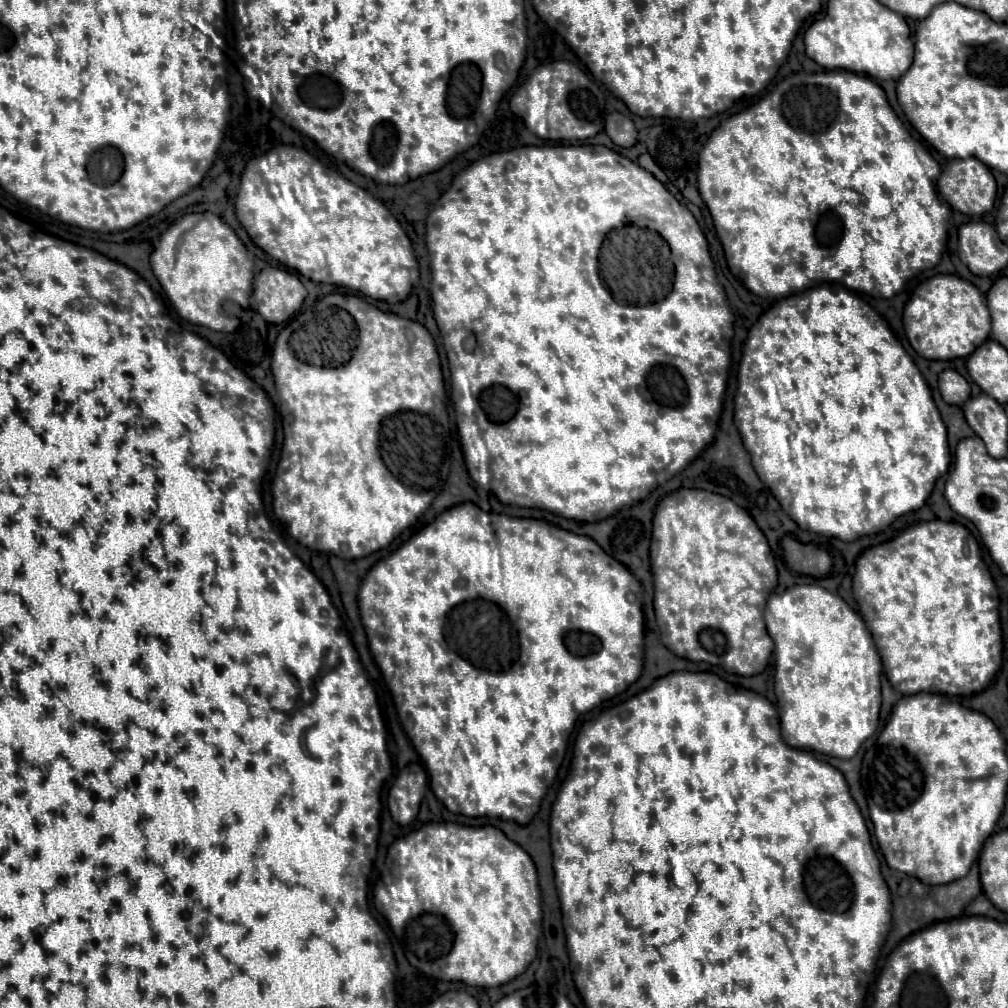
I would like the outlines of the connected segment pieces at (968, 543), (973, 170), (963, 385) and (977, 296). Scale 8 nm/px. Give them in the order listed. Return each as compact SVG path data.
M929 520L929 522L917 522L909 528L905 528L901 534L897 534L893 540L885 542L885 544L877 544L871 546L867 550L861 552L861 556L855 562L855 574L853 574L853 596L857 600L859 612L867 624L867 628L873 634L873 640L877 644L879 656L883 660L883 668L885 674L891 682L891 686L901 692L901 694L915 694L915 692L939 692L945 696L969 696L975 692L981 692L997 674L999 666L1001 666L1001 624L999 624L999 610L997 604L999 602L983 602L983 588L997 588L991 572L987 570L987 564L981 558L981 548L977 544L977 540L973 538L973 534L957 522L945 522L945 520Z
M975 158L949 160L947 168L941 172L941 176L937 180L937 190L939 190L941 198L951 204L951 208L955 208L967 216L981 216L981 214L989 212L995 204L995 194L997 194L997 186L995 186L995 178L993 178L991 170L981 160L975 160Z
M947 368L939 374L939 390L945 402L957 404L957 406L961 406L963 400L967 400L967 396L971 394L969 382L953 368Z
M937 274L937 276L923 280L913 290L913 296L905 304L903 326L905 326L905 334L909 338L909 344L913 346L913 350L917 354L921 354L923 358L929 358L929 360L953 360L953 358L969 356L979 344L983 344L983 340L989 338L991 314L989 314L983 294L969 280L963 280L953 274Z

